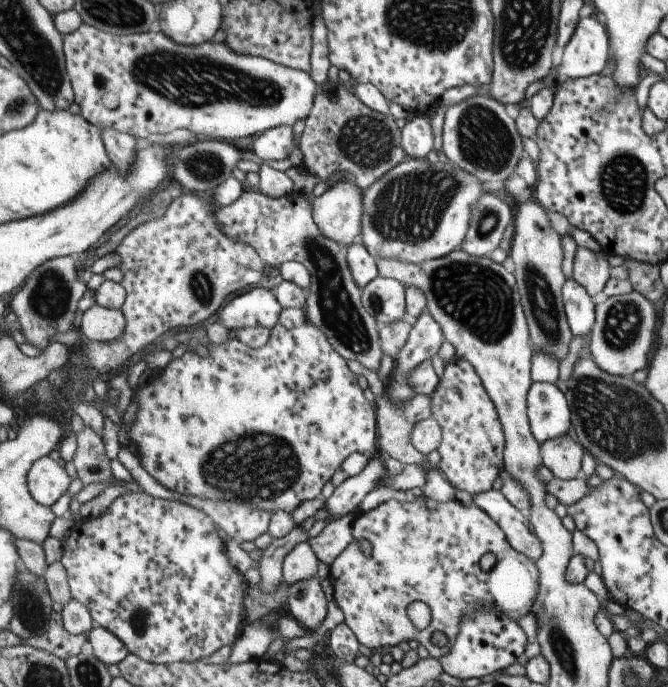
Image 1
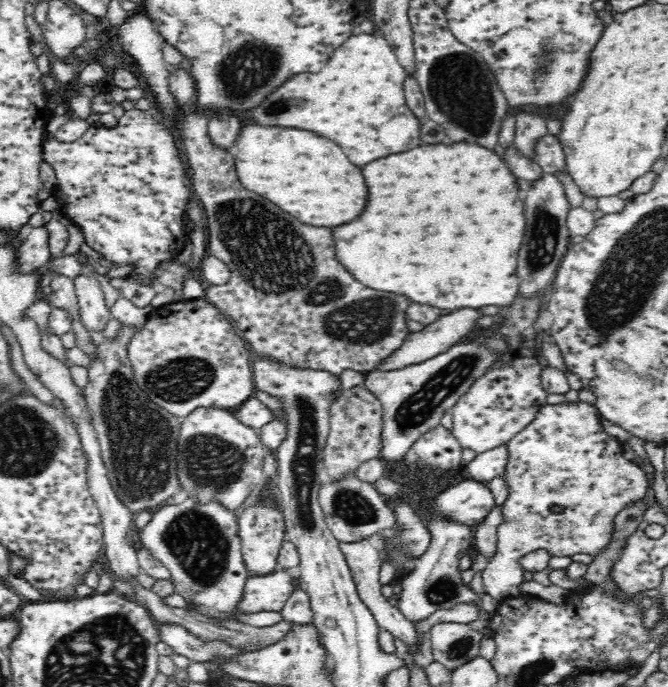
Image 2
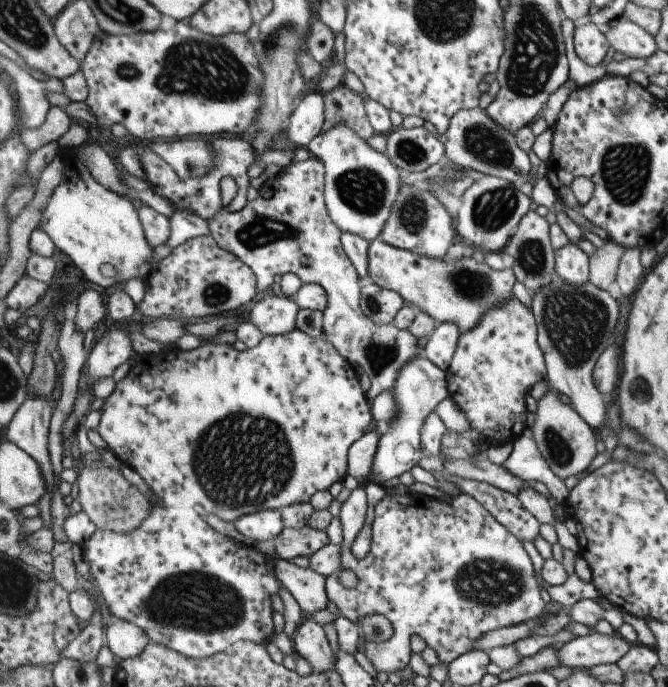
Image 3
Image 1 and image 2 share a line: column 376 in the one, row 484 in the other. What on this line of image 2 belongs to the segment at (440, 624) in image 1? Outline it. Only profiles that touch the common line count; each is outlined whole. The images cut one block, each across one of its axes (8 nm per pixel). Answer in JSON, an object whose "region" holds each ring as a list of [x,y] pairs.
{"region":[[[583,402],[545,404],[534,415],[534,420],[507,442],[509,460],[504,475],[508,479],[509,494],[502,504],[506,520],[497,528],[496,548],[487,558],[481,574],[486,594],[498,602],[521,596],[522,556],[539,548],[548,549],[552,556],[572,556],[581,552],[593,556],[609,541],[616,514],[646,496],[651,477],[642,467],[624,458],[623,443],[604,432],[597,414],[594,406]]]}

